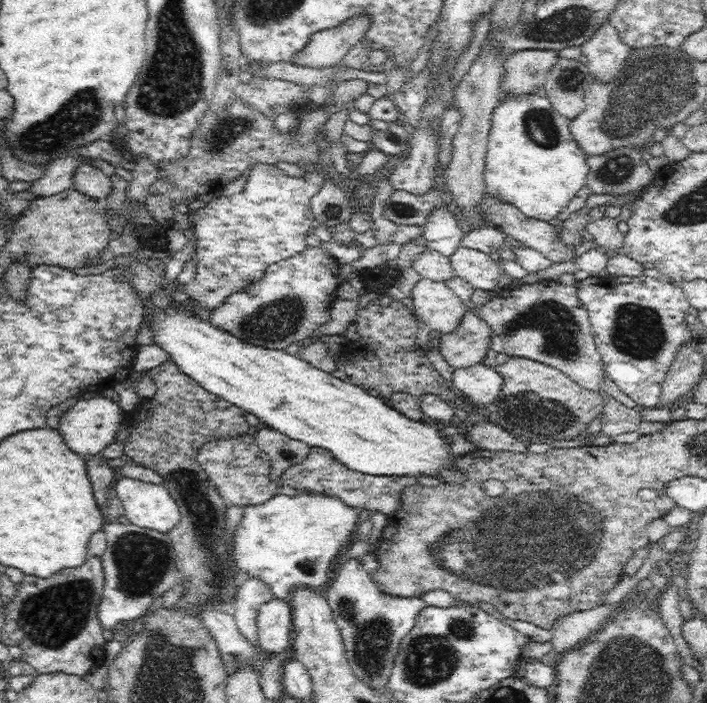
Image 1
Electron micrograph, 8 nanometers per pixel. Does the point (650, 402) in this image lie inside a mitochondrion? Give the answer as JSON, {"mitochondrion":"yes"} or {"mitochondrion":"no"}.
{"mitochondrion":"no"}

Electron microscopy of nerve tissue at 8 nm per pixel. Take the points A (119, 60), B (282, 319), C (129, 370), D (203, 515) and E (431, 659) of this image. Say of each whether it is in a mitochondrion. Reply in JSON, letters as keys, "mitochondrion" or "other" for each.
{"A":"other","B":"mitochondrion","C":"other","D":"mitochondrion","E":"mitochondrion"}

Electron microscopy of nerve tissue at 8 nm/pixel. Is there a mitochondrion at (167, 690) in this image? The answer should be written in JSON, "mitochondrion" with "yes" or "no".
{"mitochondrion":"yes"}

